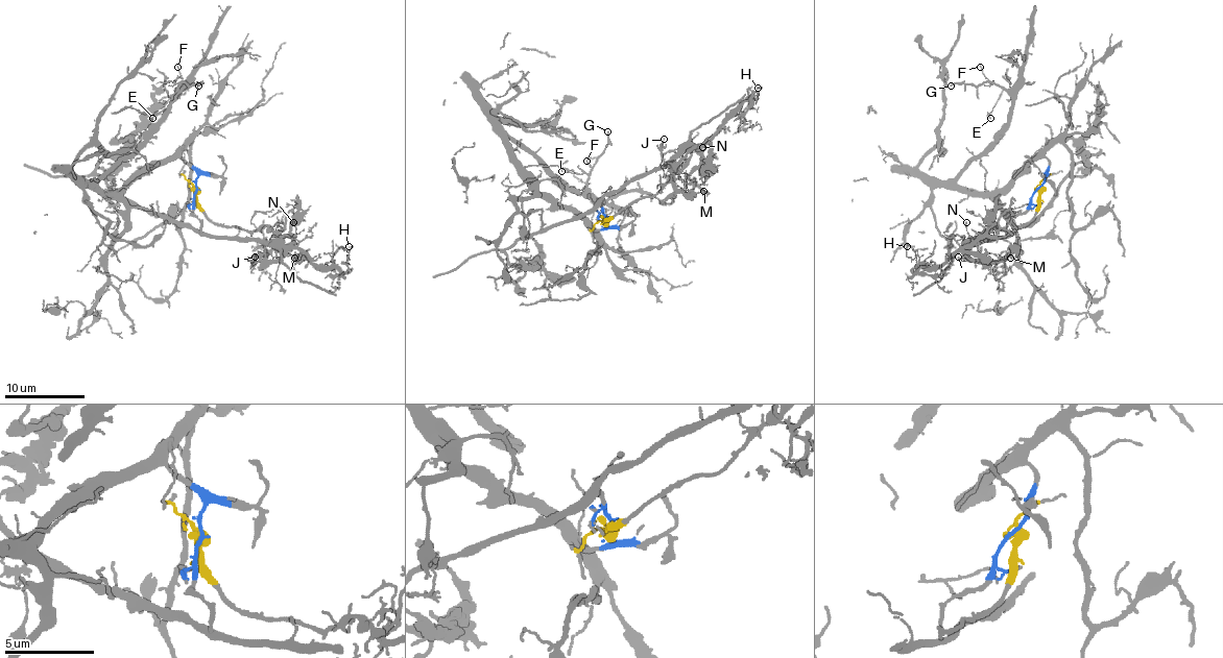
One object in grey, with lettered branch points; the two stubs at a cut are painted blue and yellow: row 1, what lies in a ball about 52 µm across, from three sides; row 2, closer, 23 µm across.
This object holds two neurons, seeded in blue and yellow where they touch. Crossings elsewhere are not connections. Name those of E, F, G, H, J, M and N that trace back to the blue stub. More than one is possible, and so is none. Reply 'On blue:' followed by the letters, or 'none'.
On blue: E, F, G

